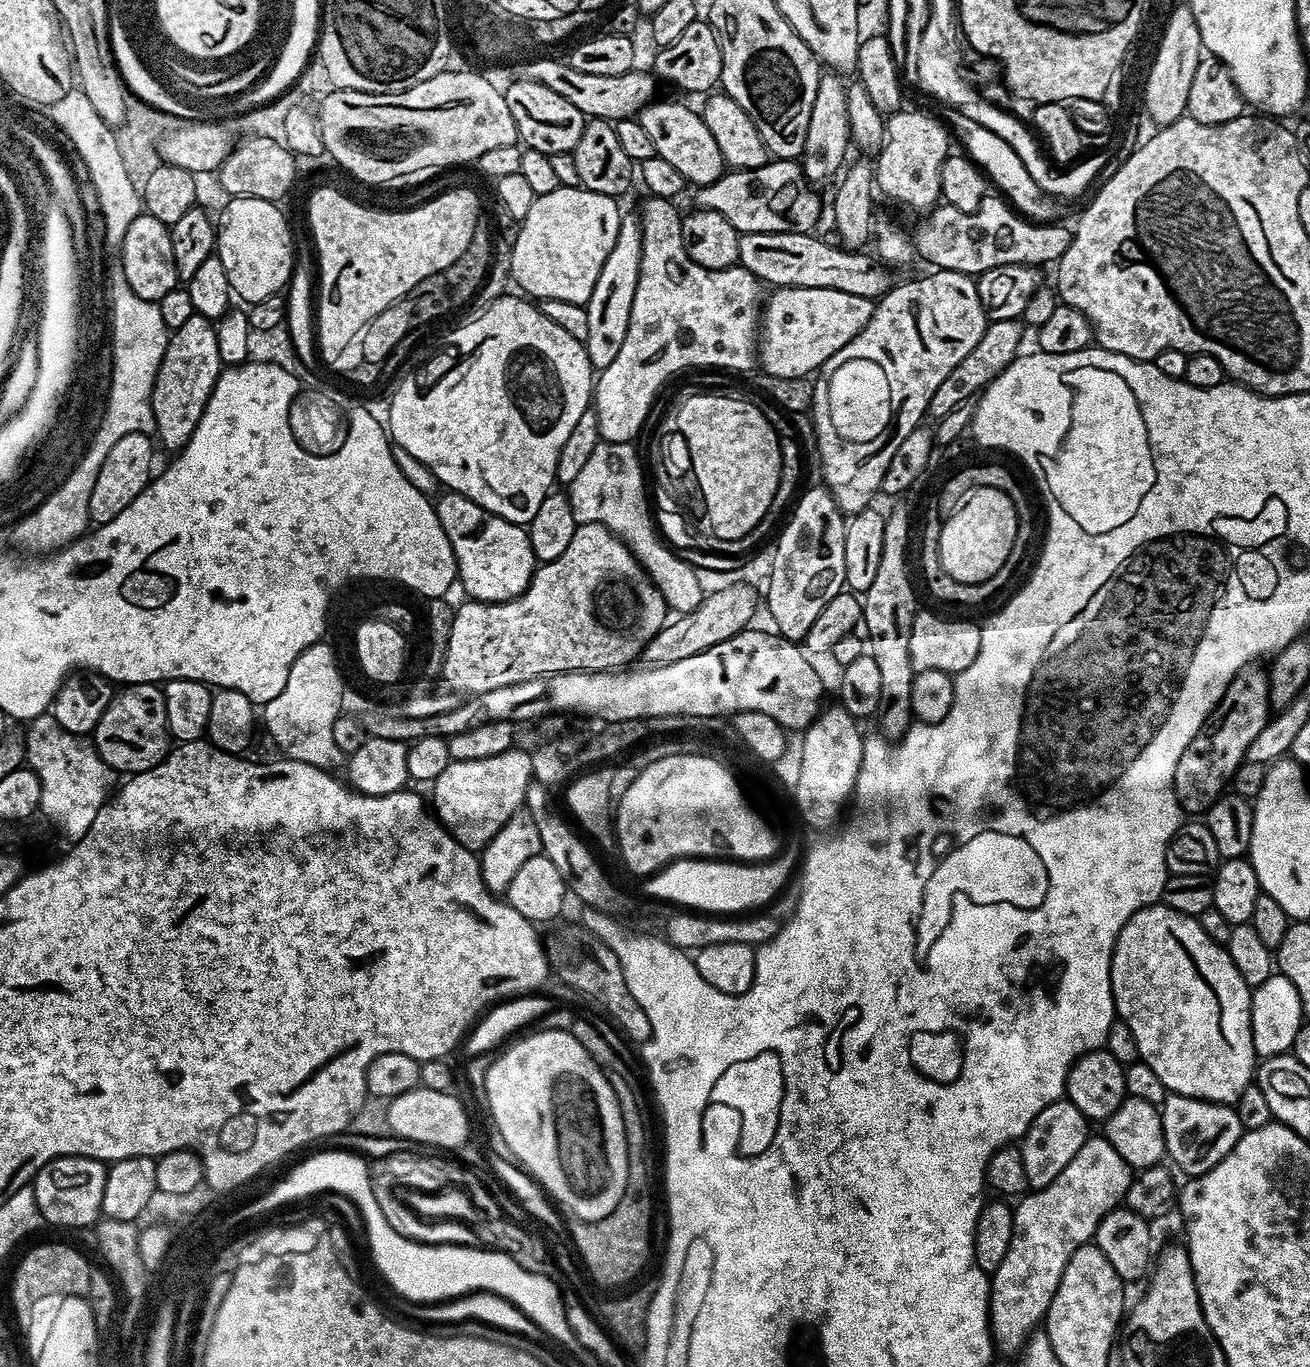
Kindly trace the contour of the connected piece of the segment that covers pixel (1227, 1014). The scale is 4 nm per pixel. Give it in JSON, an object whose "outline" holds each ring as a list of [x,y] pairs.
{"outline":[[[1163,902],[1152,904],[1149,908],[1135,909],[1130,922],[1126,922],[1122,926],[1112,951],[1112,997],[1116,1003],[1117,1017],[1124,1020],[1126,1026],[1130,1026],[1130,1030],[1134,1034],[1134,1042],[1138,1042],[1140,1060],[1158,1074],[1162,1085],[1169,1093],[1232,1106],[1253,1083],[1258,1072],[1258,1057],[1252,1041],[1252,989],[1242,978],[1242,974],[1238,974],[1238,966],[1234,966],[1227,947],[1214,943],[1210,934],[1206,934],[1206,930],[1202,930],[1197,917],[1182,914],[1178,910],[1169,908]]]}

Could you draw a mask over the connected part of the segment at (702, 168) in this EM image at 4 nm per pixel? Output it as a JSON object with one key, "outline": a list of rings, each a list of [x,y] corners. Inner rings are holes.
{"outline":[[[659,100],[647,104],[638,114],[642,130],[646,130],[646,134],[650,134],[650,142],[654,142],[656,155],[666,158],[666,162],[670,162],[670,166],[674,166],[689,185],[713,184],[724,175],[726,165],[722,150],[718,150],[718,142],[714,142],[714,134],[710,134],[703,115],[699,111],[691,112],[684,104]]]}

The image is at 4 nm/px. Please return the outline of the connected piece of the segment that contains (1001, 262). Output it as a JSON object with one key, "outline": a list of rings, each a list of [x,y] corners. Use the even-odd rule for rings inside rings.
{"outline":[[[985,195],[977,212],[963,212],[953,204],[944,202],[933,207],[923,218],[924,221],[914,233],[915,255],[921,260],[929,260],[931,267],[946,272],[966,272],[979,274],[991,268],[1001,268],[1011,264],[1026,264],[1029,266],[1051,265],[1060,259],[1061,254],[1068,249],[1072,240],[1072,232],[1064,229],[1060,222],[1033,223],[1025,219],[1020,212],[1014,210],[1012,204],[1003,195]]]}

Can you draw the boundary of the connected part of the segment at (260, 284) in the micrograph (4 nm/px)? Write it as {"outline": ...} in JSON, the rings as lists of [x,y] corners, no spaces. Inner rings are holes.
{"outline":[[[234,196],[219,213],[214,252],[222,262],[222,270],[226,270],[229,289],[235,295],[237,292],[245,305],[283,293],[292,279],[292,228],[280,207],[279,203],[262,198]]]}

